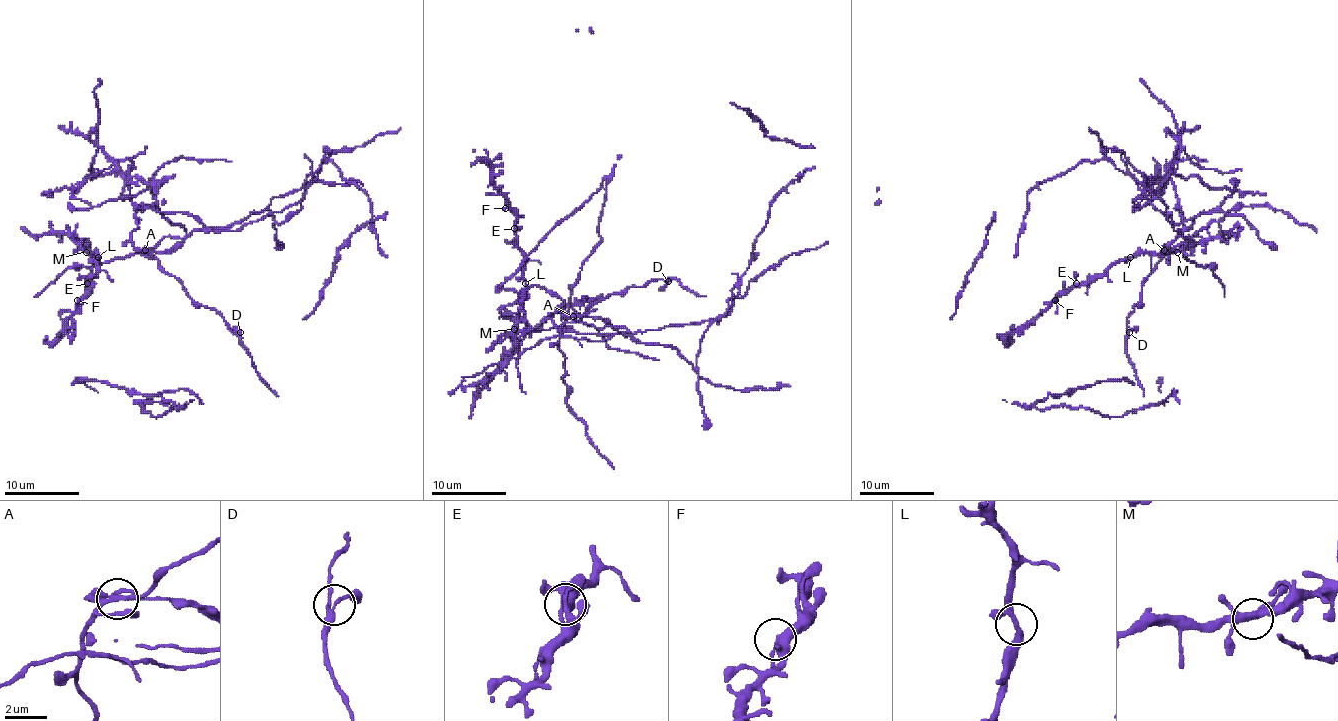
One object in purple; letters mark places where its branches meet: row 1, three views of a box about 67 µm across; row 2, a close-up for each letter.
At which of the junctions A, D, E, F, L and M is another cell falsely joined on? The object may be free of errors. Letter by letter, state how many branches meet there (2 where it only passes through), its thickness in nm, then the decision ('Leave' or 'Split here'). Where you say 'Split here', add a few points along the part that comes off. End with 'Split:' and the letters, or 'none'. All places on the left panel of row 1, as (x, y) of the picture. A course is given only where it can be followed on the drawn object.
A: Branches: 4. Thickness 280 nm. Split here
D: Branches: 3. Thickness 240 nm. Leave
E: Branches: 3. Thickness 280 nm. Leave
F: Branches: 4. Thickness 300 nm. Leave
L: Branches: 3. Thickness 280 nm. Leave
M: Branches: 4. Thickness 360 nm. Leave
Split: A

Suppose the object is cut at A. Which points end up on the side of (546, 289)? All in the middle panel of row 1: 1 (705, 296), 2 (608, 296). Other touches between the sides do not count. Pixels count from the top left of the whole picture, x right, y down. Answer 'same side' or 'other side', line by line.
1: other side
2: other side

